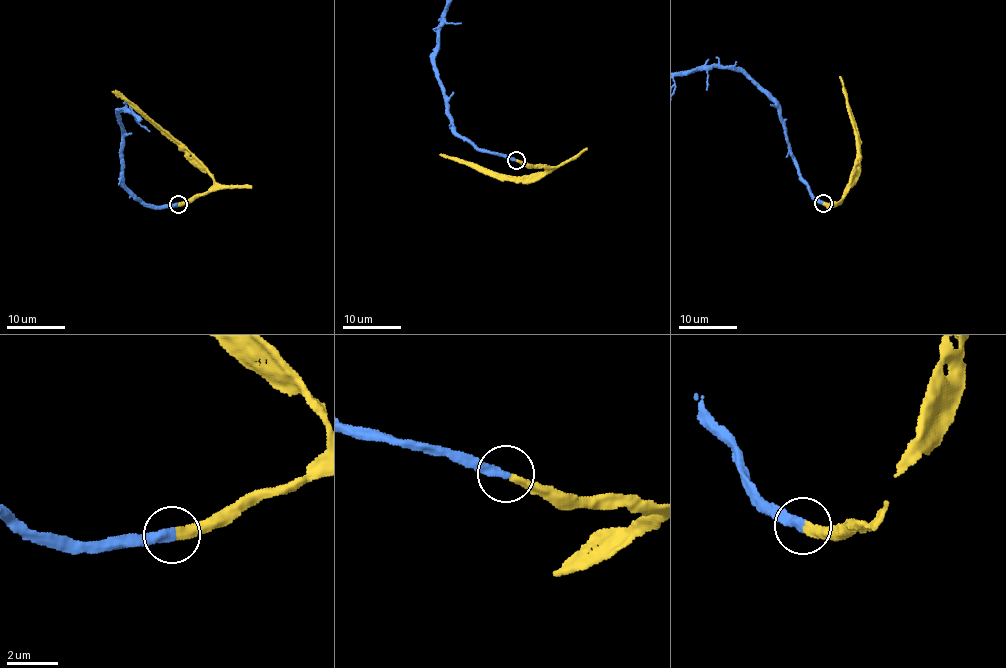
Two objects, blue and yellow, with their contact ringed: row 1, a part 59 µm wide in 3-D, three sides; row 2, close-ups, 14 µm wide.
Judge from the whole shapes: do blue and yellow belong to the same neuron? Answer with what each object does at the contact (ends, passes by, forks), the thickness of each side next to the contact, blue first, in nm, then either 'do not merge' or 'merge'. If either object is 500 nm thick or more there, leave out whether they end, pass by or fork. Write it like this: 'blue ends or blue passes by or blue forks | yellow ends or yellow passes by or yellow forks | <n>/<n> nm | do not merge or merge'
blue ends | yellow ends | 380/320 nm | merge

